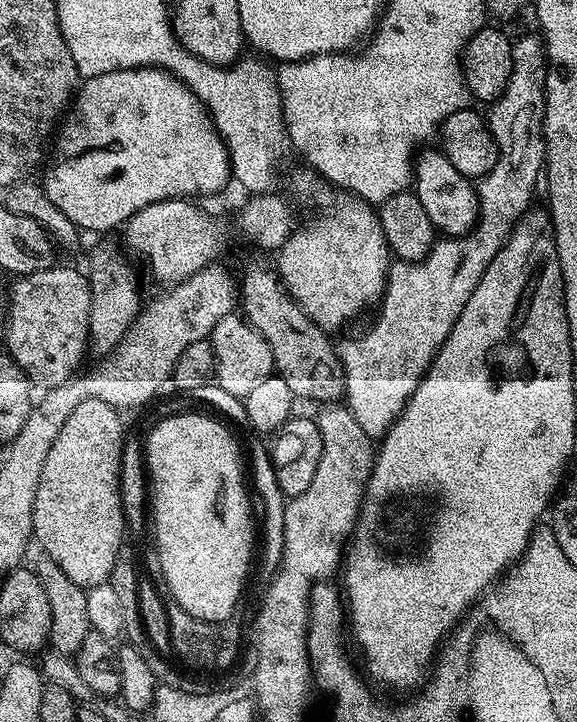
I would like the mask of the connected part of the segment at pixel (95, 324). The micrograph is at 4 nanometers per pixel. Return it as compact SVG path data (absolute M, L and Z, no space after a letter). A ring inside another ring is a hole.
M110 242L100 245L92 254L88 269L91 290L90 322L88 323L88 350L96 358L103 358L120 344L142 307L138 278L129 262L122 260L117 248Z

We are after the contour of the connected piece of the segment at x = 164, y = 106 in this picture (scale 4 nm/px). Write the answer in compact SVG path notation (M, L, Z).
M119 68L106 74L87 77L79 85L78 91L71 101L70 111L67 116L63 121L63 124L65 123L64 129L62 129L63 124L59 129L59 132L61 131L60 137L58 137L59 132L55 137L55 140L57 139L56 153L52 156L52 165L48 169L46 169L47 167L43 169L43 172L45 172L44 177L42 177L42 183L46 194L50 198L50 202L54 202L54 206L58 206L58 210L62 210L62 214L66 214L66 218L70 218L70 222L74 222L77 228L85 233L108 232L111 228L119 229L135 212L159 200L212 196L215 192L222 191L232 180L232 167L230 166L228 151L218 134L218 130L213 126L212 118L209 116L208 111L204 109L199 98L179 78L165 72L162 68Z

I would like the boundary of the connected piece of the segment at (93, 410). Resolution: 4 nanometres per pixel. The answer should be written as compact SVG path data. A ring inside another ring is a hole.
M98 398L78 402L78 406L74 406L74 414L70 414L70 418L66 418L66 423L63 424L58 438L54 438L54 446L50 446L50 454L46 454L46 462L42 466L42 478L38 478L38 494L34 498L34 522L32 523L32 534L35 543L37 545L40 543L44 547L43 555L47 559L54 561L58 566L62 566L62 574L66 574L66 578L70 578L70 582L74 582L79 588L85 590L103 584L111 577L114 562L122 552L120 543L124 540L126 523L122 498L120 497L120 462L123 458L126 434L124 434L124 424L120 421L120 416L121 413L114 406L110 406Z

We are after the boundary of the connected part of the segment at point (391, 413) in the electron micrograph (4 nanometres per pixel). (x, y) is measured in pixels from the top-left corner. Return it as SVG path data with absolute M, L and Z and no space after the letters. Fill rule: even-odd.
M533 34L533 36L515 37L512 40L512 73L510 74L510 82L506 82L506 90L499 98L492 101L486 112L488 129L492 131L492 137L498 146L498 162L494 166L494 170L490 170L485 176L481 176L475 185L476 196L480 199L480 217L476 220L476 225L464 236L444 236L437 239L436 243L432 245L432 249L421 260L396 260L389 267L388 282L384 285L384 295L380 297L378 307L375 309L375 312L377 311L376 321L361 336L352 336L349 340L339 341L340 365L344 368L343 399L346 401L347 408L354 414L354 418L358 418L358 426L362 426L362 430L366 430L368 436L382 438L390 430L392 421L396 420L400 411L404 409L404 404L410 398L410 394L414 394L418 382L426 374L428 367L431 366L436 352L442 346L442 342L446 342L450 330L454 330L454 322L458 322L458 314L462 314L462 306L466 306L466 302L470 302L470 294L474 294L474 286L478 286L482 274L486 274L486 266L490 266L494 254L498 254L498 250L502 250L502 246L510 238L513 226L520 221L524 211L527 211L533 203L532 195L536 192L536 183L539 180L541 183L542 169L546 164L544 158L544 87L546 86L547 73L548 52L544 48L543 39L536 34Z

